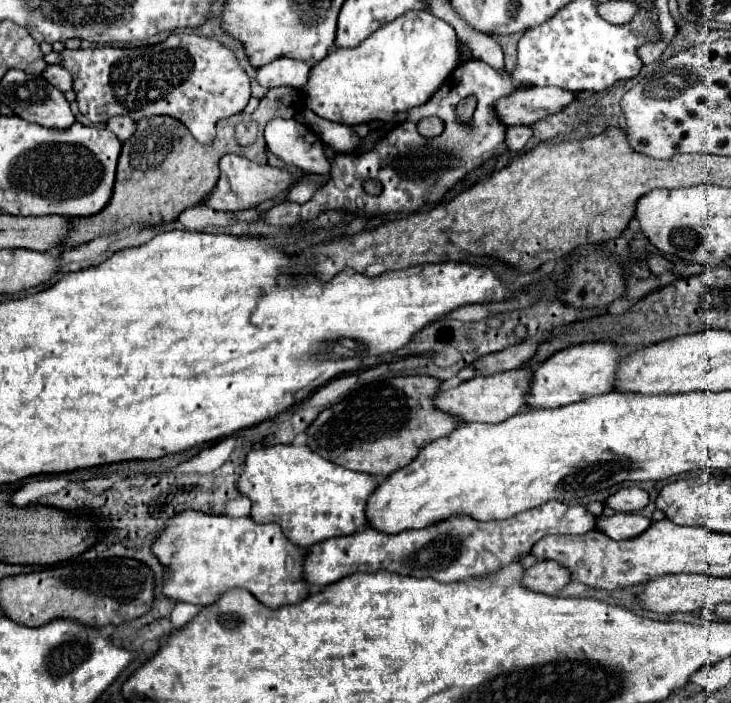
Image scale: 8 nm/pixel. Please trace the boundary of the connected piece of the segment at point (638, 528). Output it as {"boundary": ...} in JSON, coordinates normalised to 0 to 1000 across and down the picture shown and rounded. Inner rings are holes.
{"boundary":[[[843,730],[837,735],[821,738],[821,750],[834,767],[848,770],[848,767],[865,767],[878,761],[878,755],[889,750],[889,738],[870,730]]]}

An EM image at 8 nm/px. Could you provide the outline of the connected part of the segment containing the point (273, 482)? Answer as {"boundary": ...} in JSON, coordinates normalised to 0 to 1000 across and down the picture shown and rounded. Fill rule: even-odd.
{"boundary":[[[372,633],[342,642],[337,670],[326,679],[328,701],[345,713],[345,738],[350,744],[383,744],[389,761],[408,778],[427,778],[451,764],[482,761],[503,750],[501,713],[514,693],[514,679],[446,656],[421,633]]]}

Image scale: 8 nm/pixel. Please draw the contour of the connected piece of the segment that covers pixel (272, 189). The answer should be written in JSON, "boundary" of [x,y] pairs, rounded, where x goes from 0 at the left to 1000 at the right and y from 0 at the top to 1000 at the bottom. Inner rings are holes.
{"boundary":[[[323,218],[306,220],[301,226],[301,255],[290,275],[276,286],[276,292],[290,294],[293,300],[331,300],[356,292],[364,283],[378,280],[399,260],[399,252],[391,240],[369,238],[369,235],[353,235],[347,229],[339,229],[337,223],[328,223]]]}

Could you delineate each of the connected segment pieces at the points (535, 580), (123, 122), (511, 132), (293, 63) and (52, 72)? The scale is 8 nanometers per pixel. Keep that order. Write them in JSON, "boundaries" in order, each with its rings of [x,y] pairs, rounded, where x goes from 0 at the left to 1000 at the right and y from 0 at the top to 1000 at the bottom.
{"boundaries":[[[[739,798],[731,807],[720,809],[717,835],[739,844],[766,844],[782,826],[782,815],[761,798]]],[[[159,164],[159,166],[148,169],[145,181],[148,181],[164,201],[172,201],[172,198],[183,189],[186,175],[183,175],[178,166],[172,166],[172,164]]],[[[709,178],[709,181],[692,181],[692,206],[700,218],[709,218],[717,212],[722,198],[728,195],[728,181]]],[[[378,84],[361,95],[353,98],[353,118],[358,124],[402,124],[402,127],[413,127],[416,118],[421,118],[421,107],[424,107],[427,95],[416,87],[408,84]]],[[[66,92],[57,107],[60,107],[63,115],[68,115],[82,129],[96,129],[98,127],[98,107],[85,92]]]]}

